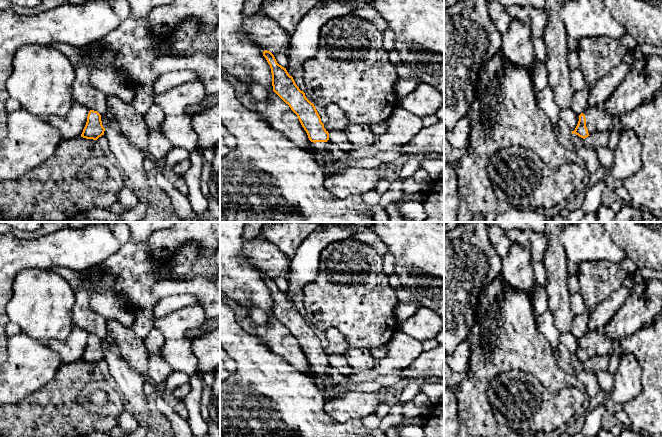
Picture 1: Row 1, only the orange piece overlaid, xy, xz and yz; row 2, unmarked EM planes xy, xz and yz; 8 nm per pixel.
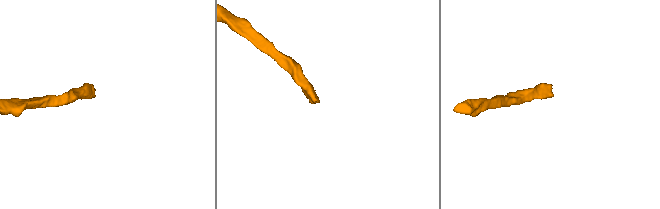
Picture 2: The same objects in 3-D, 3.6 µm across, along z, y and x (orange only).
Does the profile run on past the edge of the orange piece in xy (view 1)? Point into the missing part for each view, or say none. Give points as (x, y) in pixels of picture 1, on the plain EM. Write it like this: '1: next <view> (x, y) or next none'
1: next none

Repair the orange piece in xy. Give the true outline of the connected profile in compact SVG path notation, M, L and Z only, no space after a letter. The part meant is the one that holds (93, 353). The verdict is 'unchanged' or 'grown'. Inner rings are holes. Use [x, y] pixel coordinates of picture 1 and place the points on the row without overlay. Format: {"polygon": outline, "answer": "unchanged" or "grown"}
{"polygon": "M90 334L81 361L97 364L104 359L104 355L105 352L102 349L101 339L97 335Z", "answer": "unchanged"}

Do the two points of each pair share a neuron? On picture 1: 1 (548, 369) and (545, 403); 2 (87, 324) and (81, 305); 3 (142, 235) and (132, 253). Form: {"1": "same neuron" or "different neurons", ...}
{"1": "different neurons", "2": "same neuron", "3": "different neurons"}

